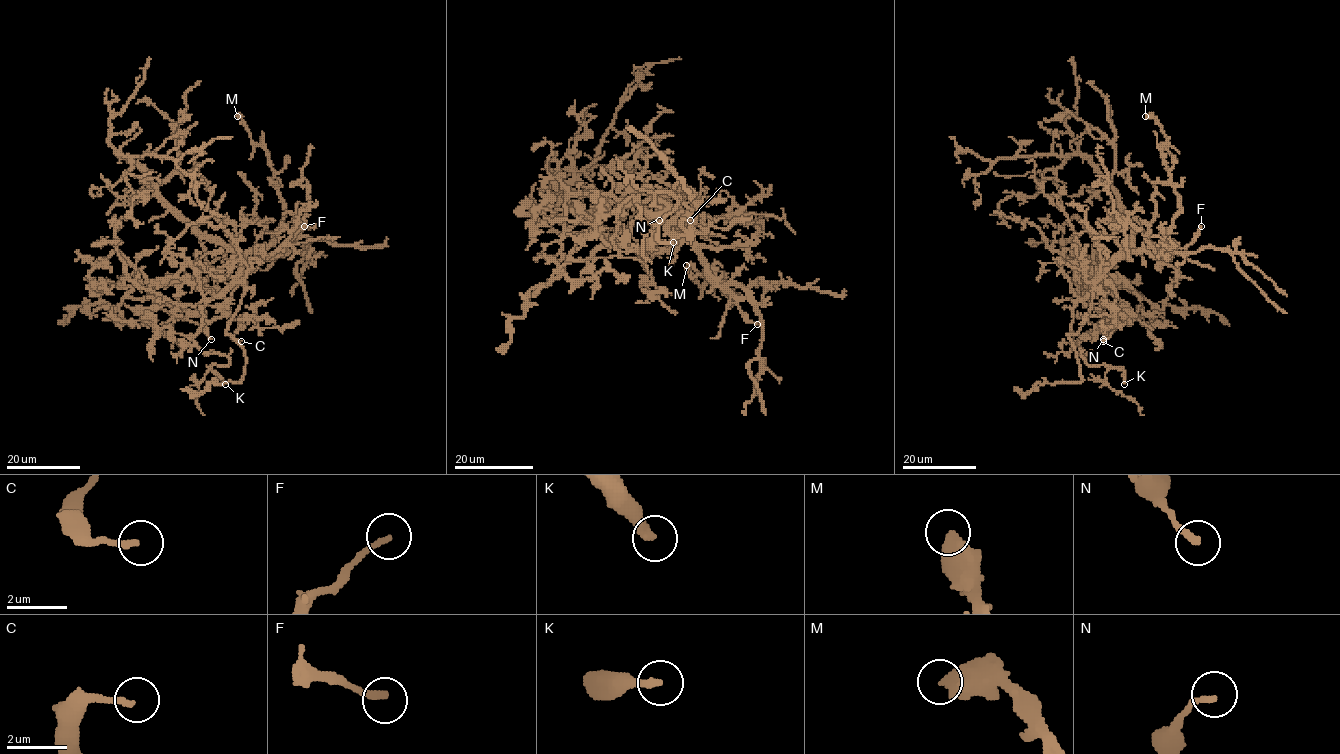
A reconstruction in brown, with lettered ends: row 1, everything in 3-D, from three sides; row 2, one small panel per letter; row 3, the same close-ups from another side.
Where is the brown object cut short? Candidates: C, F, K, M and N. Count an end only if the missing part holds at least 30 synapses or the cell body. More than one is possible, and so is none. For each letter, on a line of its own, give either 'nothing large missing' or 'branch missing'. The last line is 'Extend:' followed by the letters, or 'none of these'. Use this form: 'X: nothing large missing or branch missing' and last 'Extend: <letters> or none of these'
C: nothing large missing
F: nothing large missing
K: branch missing
M: branch missing
N: nothing large missing
Extend: K, M

